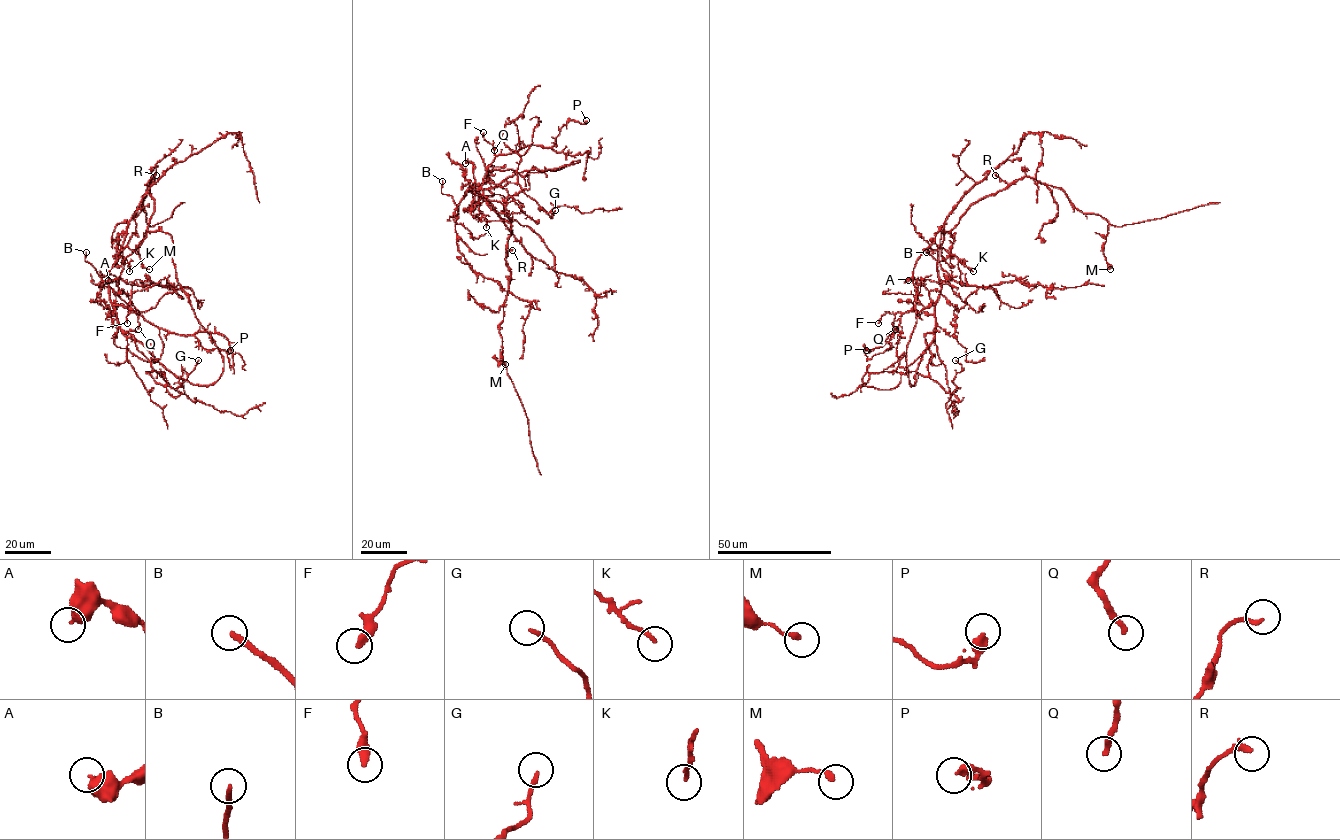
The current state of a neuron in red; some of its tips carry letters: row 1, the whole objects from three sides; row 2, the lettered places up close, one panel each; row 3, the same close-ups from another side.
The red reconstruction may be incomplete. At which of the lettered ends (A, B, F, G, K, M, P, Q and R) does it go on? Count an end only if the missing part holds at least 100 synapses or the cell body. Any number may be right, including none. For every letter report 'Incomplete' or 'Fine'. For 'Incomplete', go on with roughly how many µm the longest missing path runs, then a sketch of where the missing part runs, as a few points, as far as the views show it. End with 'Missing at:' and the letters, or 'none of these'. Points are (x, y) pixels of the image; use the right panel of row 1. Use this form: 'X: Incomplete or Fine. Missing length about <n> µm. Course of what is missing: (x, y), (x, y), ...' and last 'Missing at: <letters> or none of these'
A: Fine
B: Incomplete. Missing length about 45 µm. Course of what is missing: (926, 252), (915, 248), (891, 220), (879, 195)
F: Fine
G: Fine
K: Fine
M: Fine
P: Fine
Q: Fine
R: Fine
Missing at: B

